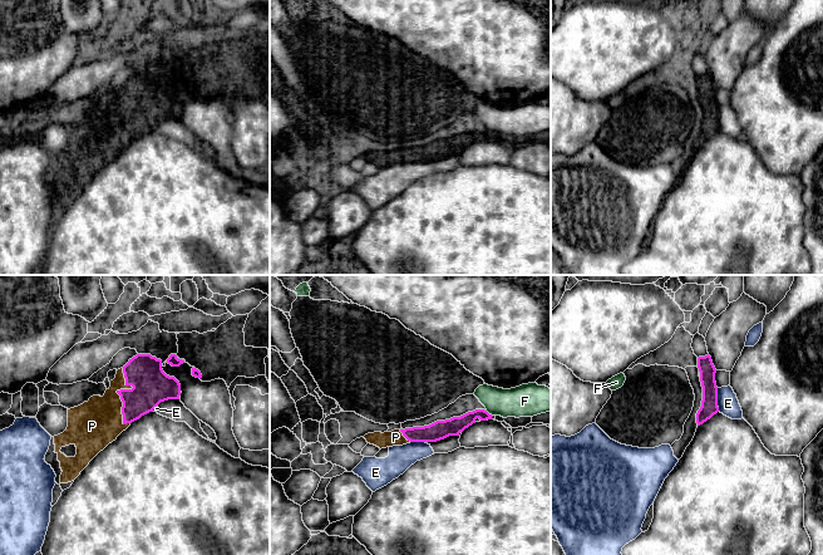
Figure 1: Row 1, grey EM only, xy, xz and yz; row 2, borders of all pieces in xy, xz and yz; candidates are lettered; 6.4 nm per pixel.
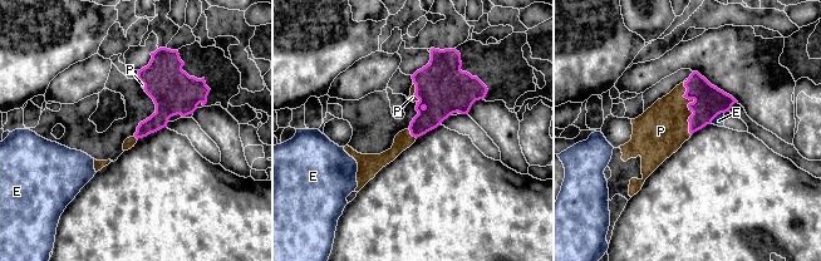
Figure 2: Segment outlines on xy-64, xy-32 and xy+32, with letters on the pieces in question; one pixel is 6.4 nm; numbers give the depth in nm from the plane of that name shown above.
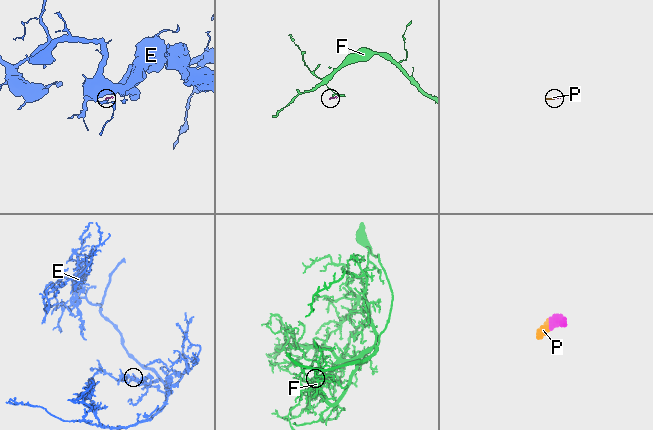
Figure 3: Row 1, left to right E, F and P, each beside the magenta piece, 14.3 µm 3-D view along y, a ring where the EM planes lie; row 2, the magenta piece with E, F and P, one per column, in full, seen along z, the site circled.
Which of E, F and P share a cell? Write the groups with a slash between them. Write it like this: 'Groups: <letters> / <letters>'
Groups: E / F / P

